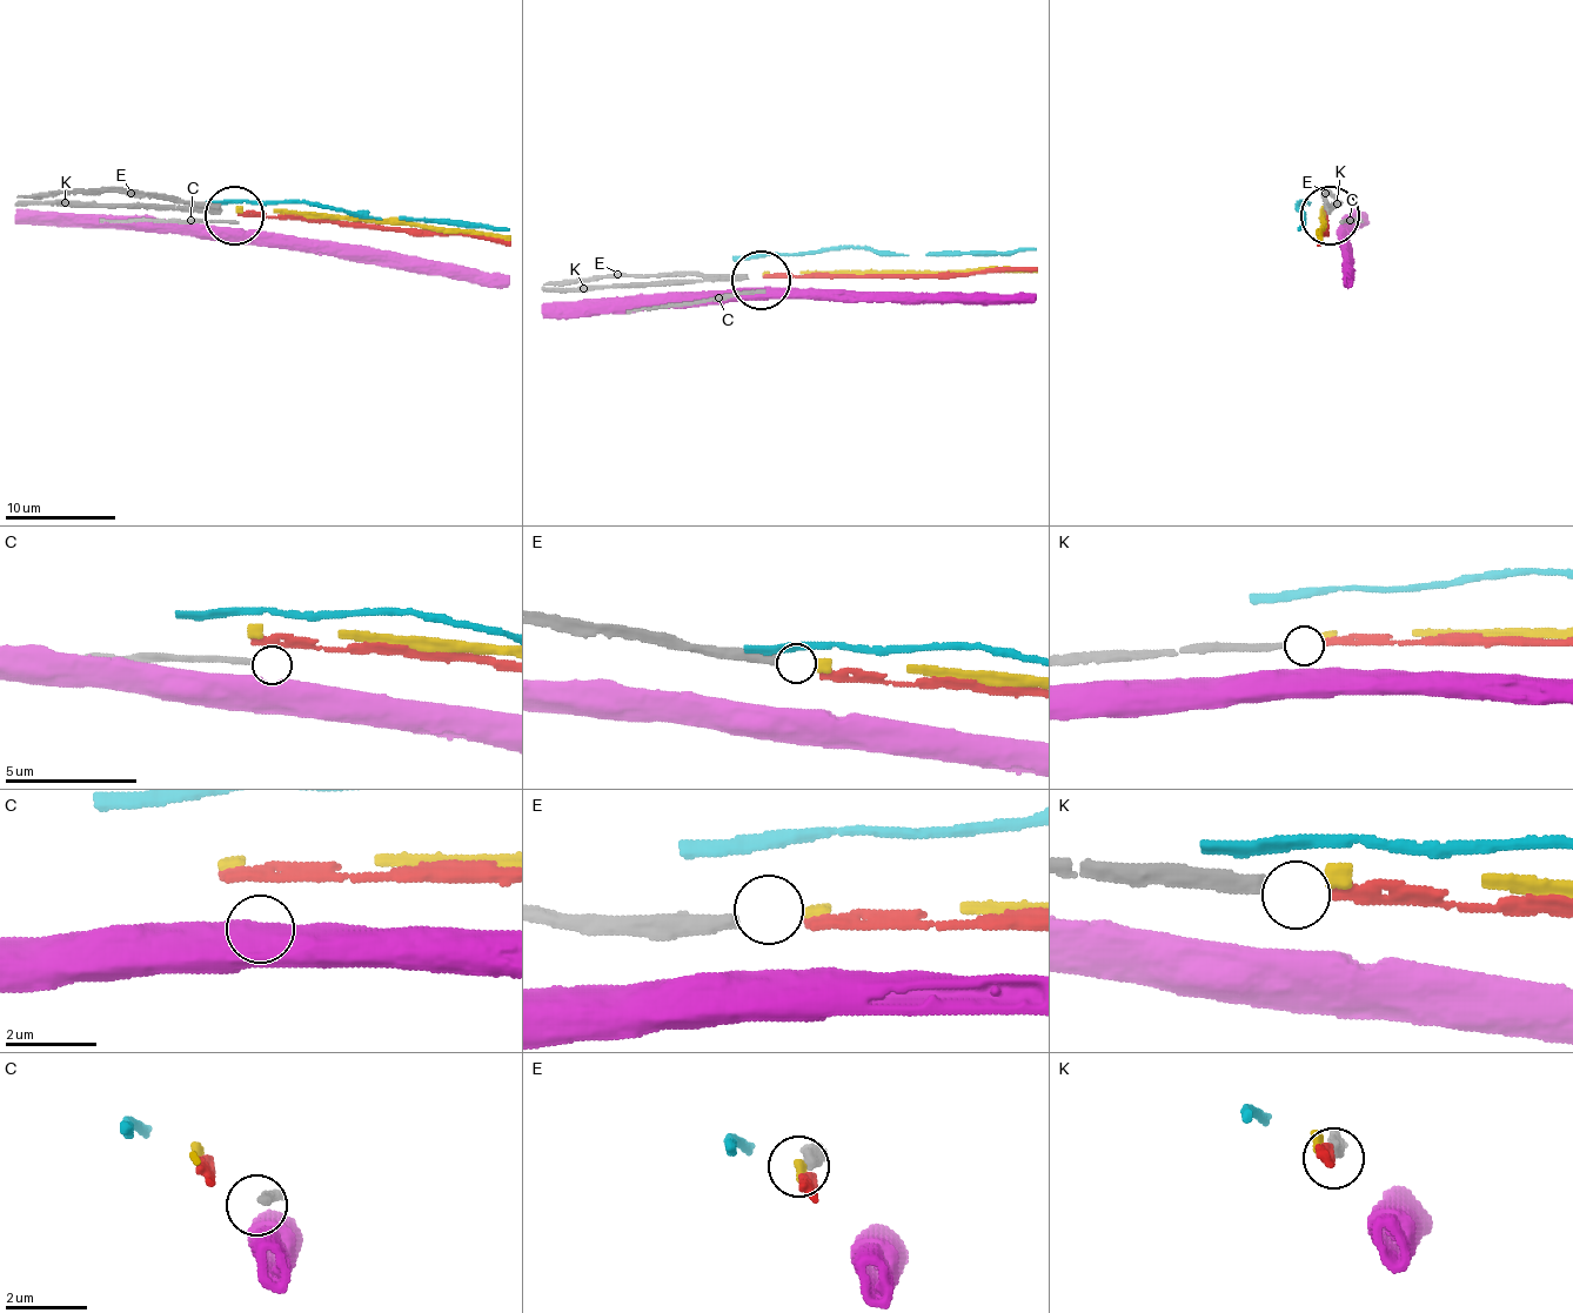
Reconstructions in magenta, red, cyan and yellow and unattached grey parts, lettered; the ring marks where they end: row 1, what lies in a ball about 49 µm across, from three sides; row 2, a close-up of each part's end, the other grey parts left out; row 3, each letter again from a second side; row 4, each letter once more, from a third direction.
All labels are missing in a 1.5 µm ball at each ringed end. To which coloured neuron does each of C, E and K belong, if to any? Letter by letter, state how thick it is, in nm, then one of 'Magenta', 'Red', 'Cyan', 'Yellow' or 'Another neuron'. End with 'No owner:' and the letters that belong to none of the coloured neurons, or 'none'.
C: Thickness 260 nm. Another neuron
E: Thickness 380 nm. Yellow
K: Thickness 280 nm. Red
No owner: C

